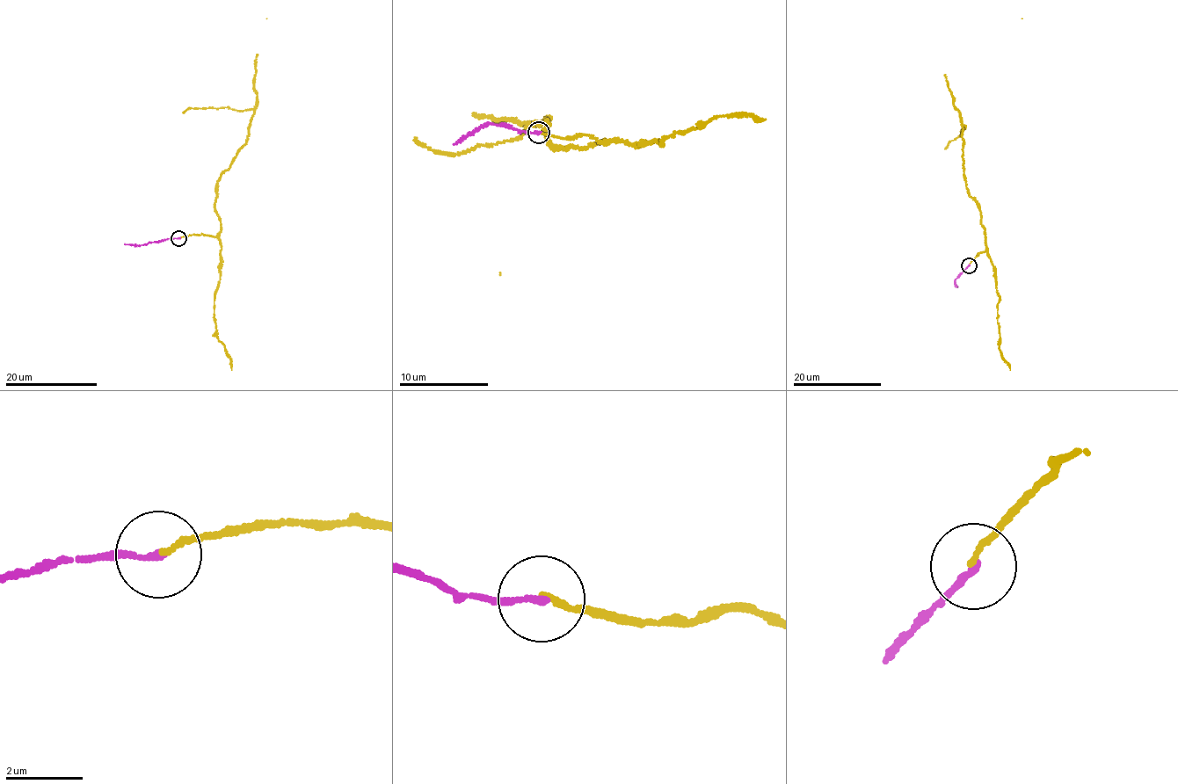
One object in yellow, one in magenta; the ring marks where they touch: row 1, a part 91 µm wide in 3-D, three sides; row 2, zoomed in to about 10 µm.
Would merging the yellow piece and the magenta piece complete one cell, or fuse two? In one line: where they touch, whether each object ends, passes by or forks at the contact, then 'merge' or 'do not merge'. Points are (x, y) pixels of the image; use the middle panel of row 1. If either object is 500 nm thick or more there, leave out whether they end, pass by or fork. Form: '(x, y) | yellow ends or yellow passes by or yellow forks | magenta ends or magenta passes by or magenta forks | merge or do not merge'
(538, 132) | yellow ends | magenta ends | merge

